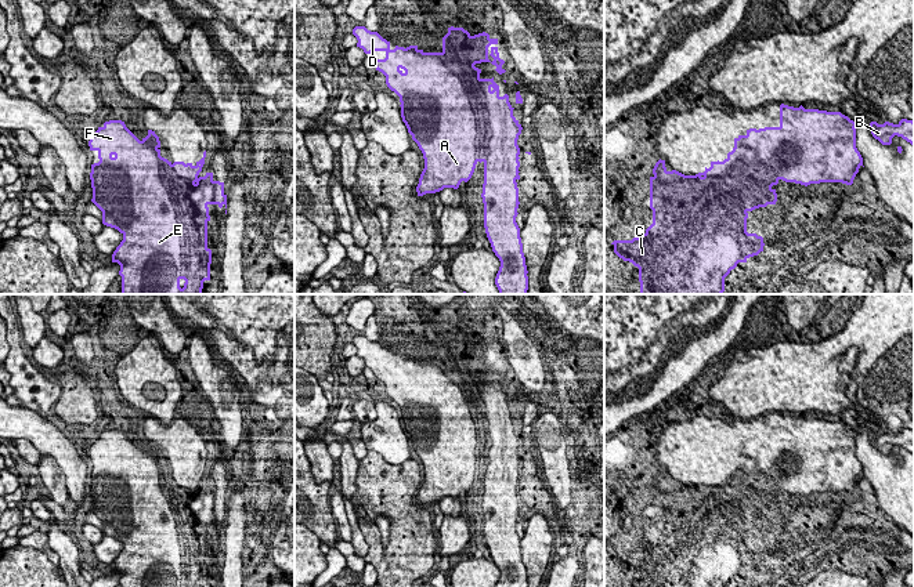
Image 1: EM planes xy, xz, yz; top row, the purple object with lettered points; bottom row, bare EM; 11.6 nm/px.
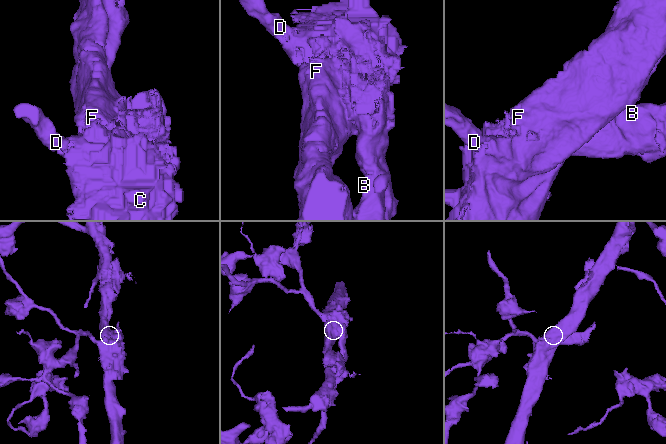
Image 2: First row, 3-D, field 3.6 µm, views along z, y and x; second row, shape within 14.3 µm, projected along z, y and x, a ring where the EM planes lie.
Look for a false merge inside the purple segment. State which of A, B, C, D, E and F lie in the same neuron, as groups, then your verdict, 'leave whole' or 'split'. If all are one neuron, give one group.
A C D E F / B; split

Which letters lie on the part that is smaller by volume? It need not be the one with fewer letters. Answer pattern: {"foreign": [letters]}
{"foreign": ["B"]}

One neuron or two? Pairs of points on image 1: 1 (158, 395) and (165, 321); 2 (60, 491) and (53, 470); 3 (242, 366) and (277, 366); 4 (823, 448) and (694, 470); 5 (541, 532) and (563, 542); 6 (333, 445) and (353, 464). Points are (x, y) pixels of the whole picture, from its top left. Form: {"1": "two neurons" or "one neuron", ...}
{"1": "two neurons", "2": "one neuron", "3": "two neurons", "4": "one neuron", "5": "two neurons", "6": "two neurons"}

